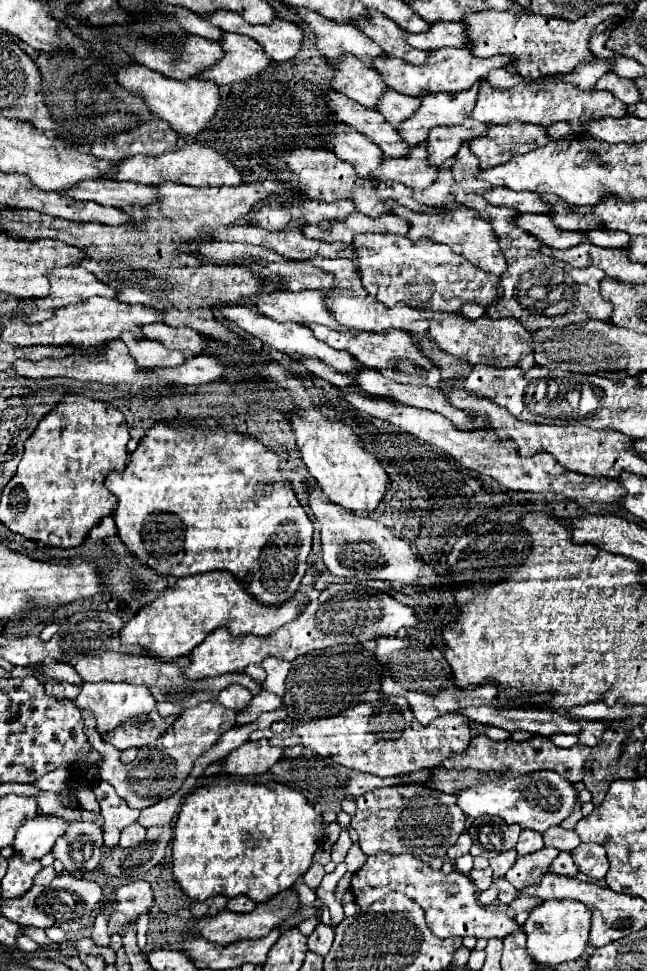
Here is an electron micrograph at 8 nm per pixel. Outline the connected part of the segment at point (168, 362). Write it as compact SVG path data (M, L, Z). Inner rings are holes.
M121 332L121 340L127 344L129 354L137 362L139 368L155 368L155 366L177 366L185 362L183 352L169 350L153 340L137 340L131 332Z

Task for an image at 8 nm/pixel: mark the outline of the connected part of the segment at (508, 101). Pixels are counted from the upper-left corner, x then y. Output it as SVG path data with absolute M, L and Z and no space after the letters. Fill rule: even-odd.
M533 80L521 86L513 86L513 90L493 90L493 86L481 86L481 94L477 94L477 106L473 108L473 118L479 122L507 124L509 120L519 120L527 124L551 126L555 122L569 122L573 128L587 124L597 118L621 118L627 116L627 106L609 92L581 92L577 86L565 80Z

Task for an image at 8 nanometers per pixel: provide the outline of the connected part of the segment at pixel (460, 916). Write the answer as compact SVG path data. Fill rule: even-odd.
M375 854L369 856L365 866L353 874L351 890L355 896L355 902L361 910L367 910L375 900L383 898L389 892L403 892L415 902L421 904L425 910L425 918L433 934L439 938L449 936L475 936L475 938L505 938L517 930L523 930L521 924L515 922L507 912L493 912L481 906L475 898L473 882L453 870L451 874L443 874L441 870L431 870L427 862L413 858L411 854Z

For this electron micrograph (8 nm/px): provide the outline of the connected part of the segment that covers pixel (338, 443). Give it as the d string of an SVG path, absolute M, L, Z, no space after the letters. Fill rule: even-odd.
M291 376L291 380L287 380L287 386L283 388L293 396L293 402L299 406L299 412L291 414L293 432L297 438L297 448L301 452L303 464L307 466L309 474L317 480L319 488L327 494L331 502L351 512L373 512L377 504L383 500L385 488L389 484L389 476L385 474L383 466L363 448L363 444L351 432L349 426L325 420L311 406L301 378Z

